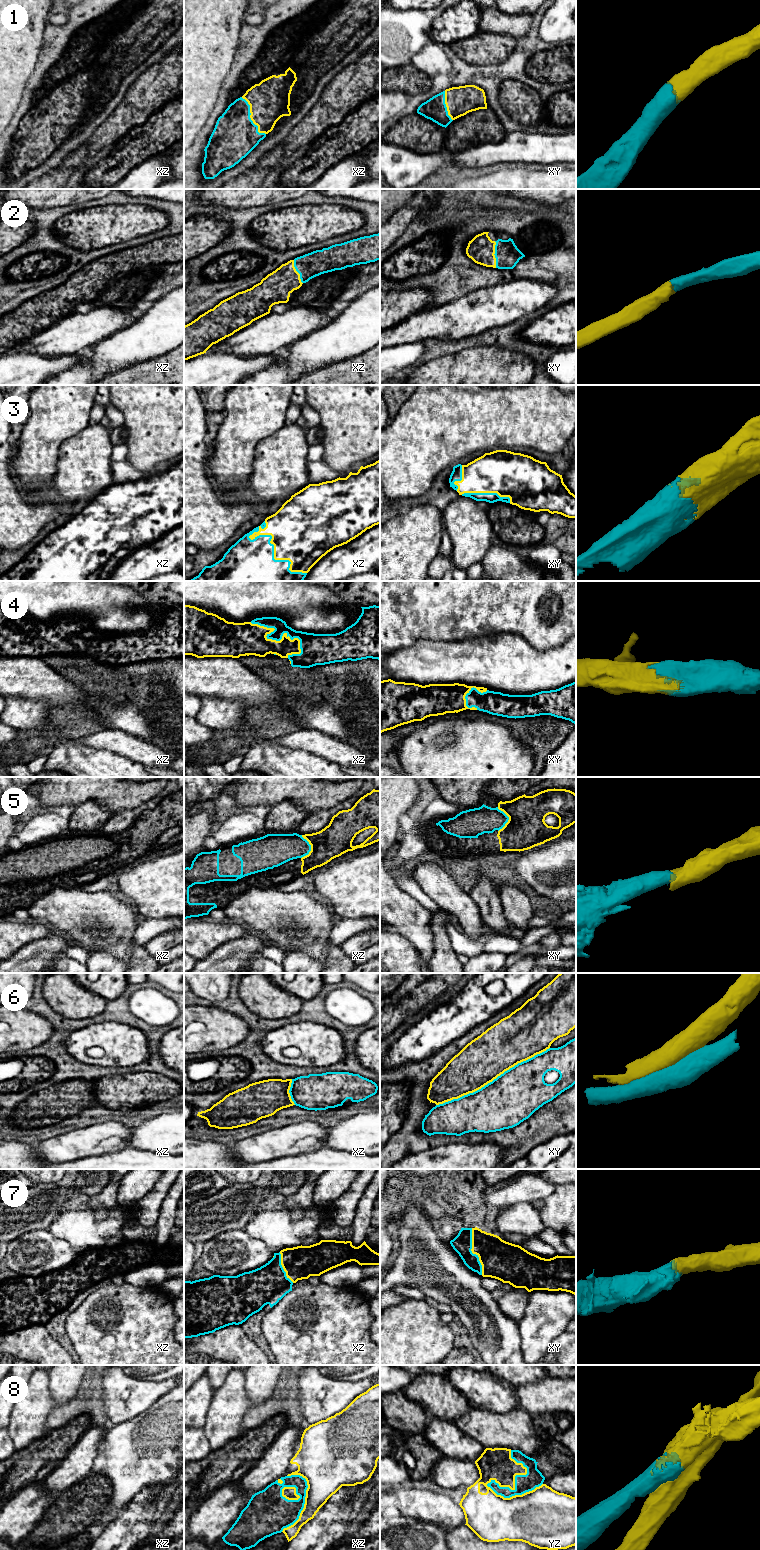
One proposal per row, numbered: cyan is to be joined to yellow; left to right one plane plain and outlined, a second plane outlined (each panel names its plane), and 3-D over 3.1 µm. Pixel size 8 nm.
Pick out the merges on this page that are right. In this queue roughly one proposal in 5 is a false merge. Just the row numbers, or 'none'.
1, 2, 3, 4, 5, 7

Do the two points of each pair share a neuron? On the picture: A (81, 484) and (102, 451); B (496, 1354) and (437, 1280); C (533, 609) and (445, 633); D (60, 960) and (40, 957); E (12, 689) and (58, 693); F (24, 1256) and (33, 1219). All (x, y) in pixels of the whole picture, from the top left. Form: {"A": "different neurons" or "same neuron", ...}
{"A": "same neuron", "B": "same neuron", "C": "same neuron", "D": "different neurons", "E": "same neuron", "F": "different neurons"}

